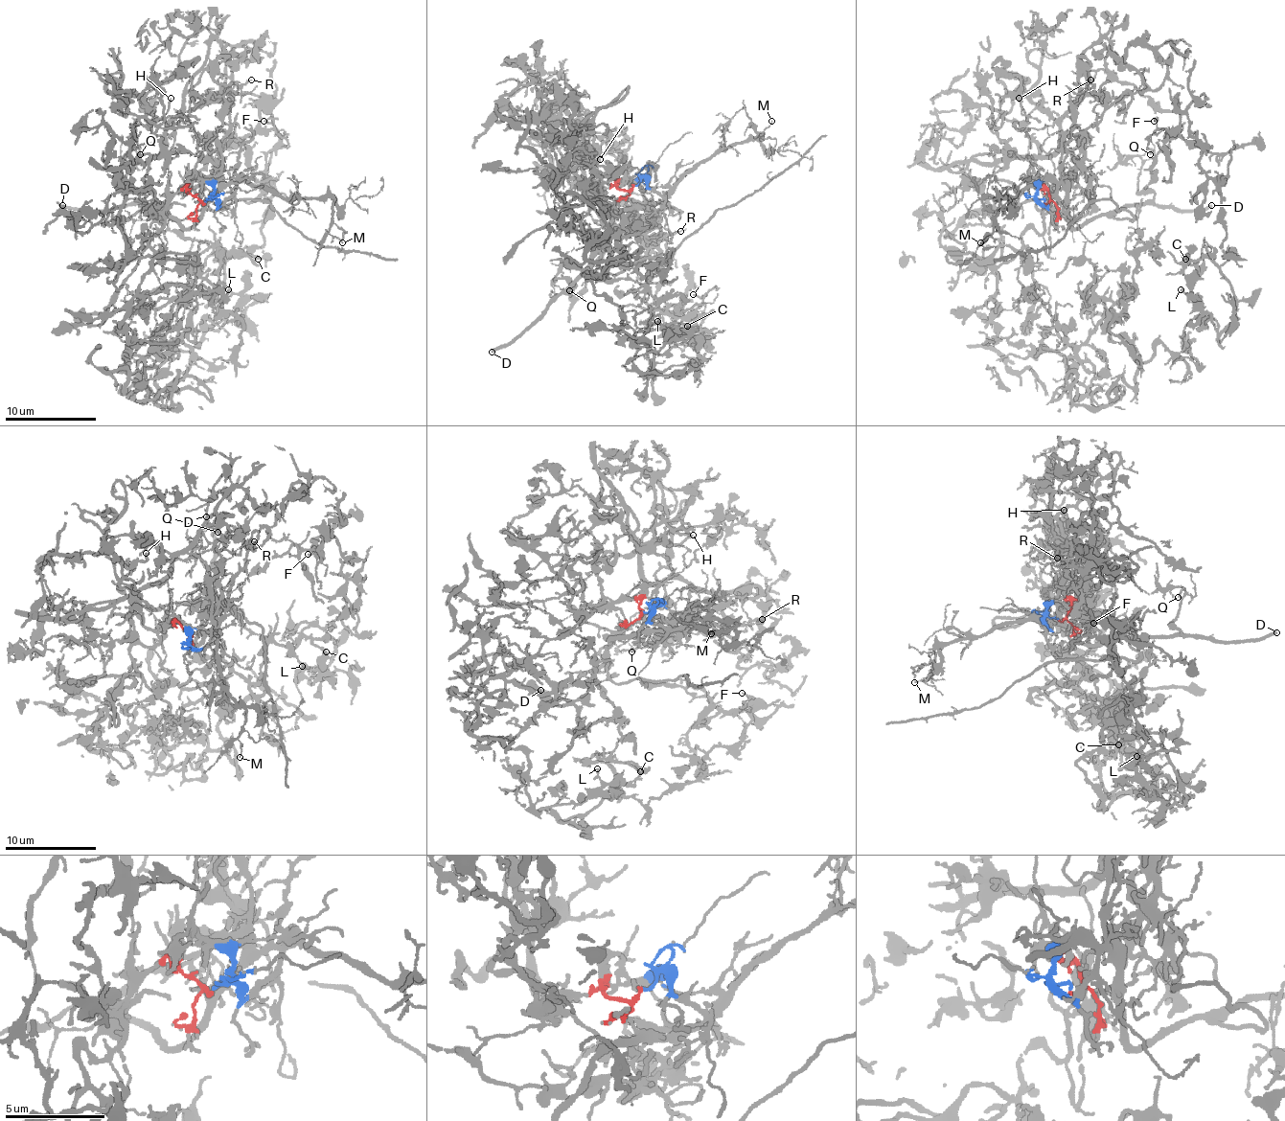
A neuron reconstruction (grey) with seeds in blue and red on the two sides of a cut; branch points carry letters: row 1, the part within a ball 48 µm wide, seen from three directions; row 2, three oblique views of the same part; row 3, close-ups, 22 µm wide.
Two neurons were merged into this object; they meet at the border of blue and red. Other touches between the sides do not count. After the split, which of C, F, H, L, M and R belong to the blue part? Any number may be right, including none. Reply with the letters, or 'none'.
M, R

